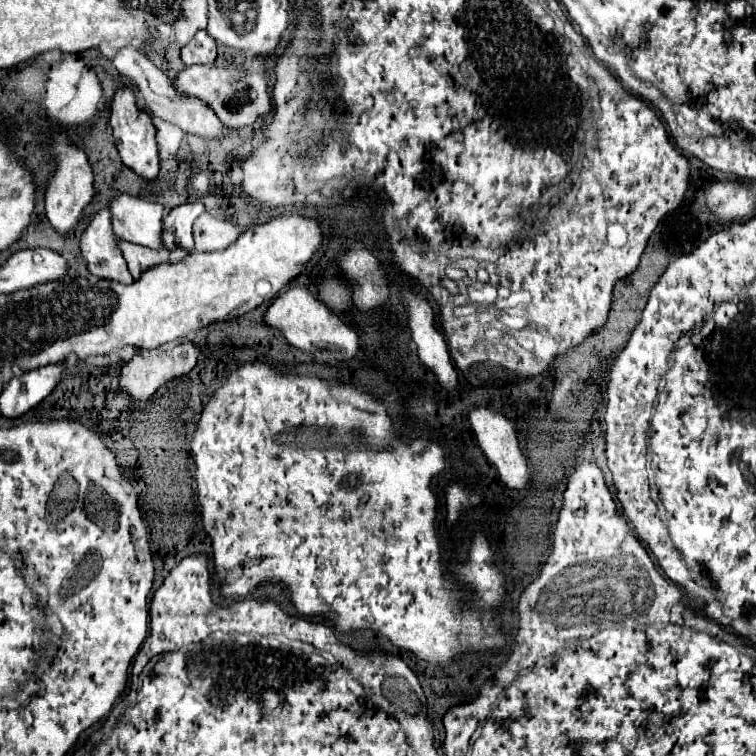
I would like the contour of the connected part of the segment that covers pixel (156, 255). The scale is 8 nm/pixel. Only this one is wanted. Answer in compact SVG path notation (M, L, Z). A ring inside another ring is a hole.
M117 240L117 244L119 244L119 250L123 252L123 258L127 260L129 272L133 274L135 280L147 268L169 262L169 252L165 248L157 248L157 250L143 248L141 244L127 244L127 240Z

